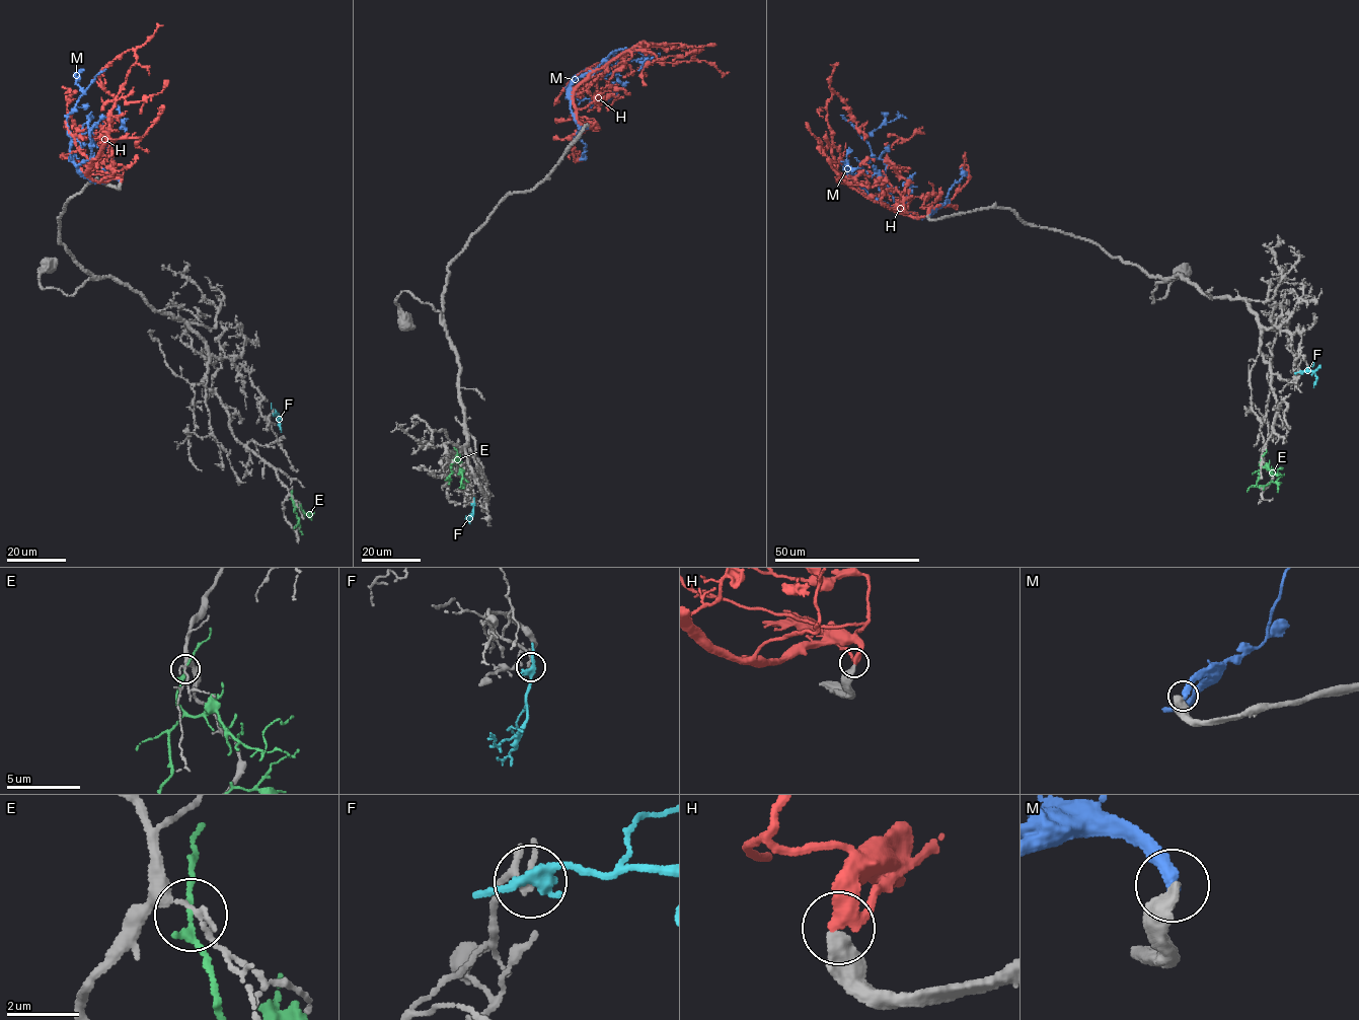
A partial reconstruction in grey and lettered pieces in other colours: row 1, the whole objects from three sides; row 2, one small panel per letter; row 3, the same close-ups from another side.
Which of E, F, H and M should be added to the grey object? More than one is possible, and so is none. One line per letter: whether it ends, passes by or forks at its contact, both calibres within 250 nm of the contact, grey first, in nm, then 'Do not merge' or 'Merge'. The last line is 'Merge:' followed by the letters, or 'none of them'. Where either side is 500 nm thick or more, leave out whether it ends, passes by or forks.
E: It passes by. Thickness 150 nm (grey) against 160 nm. Do not merge
F: It passes by. Thickness 130 nm (grey) against 320 nm. Do not merge
H: It passes by. Thickness 480 nm (grey) against 320 nm. Merge
M: Thickness 550 nm (grey) against 400 nm. Do not merge
Merge: H

